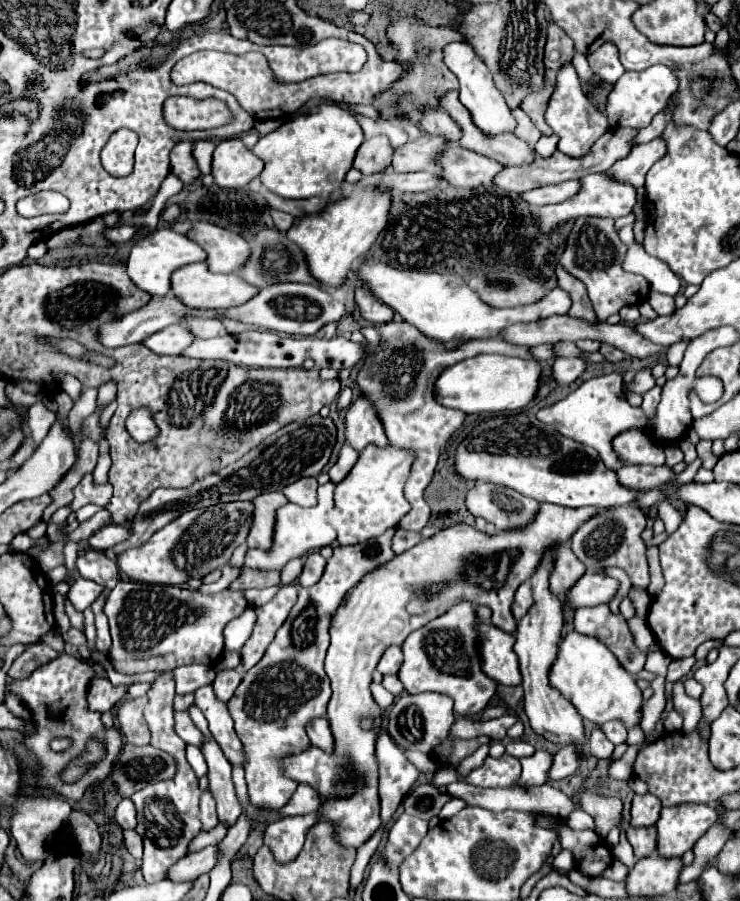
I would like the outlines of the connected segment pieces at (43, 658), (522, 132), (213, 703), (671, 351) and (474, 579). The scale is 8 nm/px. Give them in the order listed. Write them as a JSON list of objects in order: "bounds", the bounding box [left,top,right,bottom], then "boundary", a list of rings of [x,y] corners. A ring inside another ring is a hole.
[{"bounds":[10,643,58,679],"boundary":[[[34,643],[26,647],[26,651],[14,661],[10,667],[10,679],[26,679],[26,675],[32,675],[34,669],[38,669],[42,663],[50,663],[58,657],[58,651],[44,643]]]},{"bounds":[512,109,542,147],"boundary":[[[514,109],[512,113],[514,113],[516,121],[518,121],[518,127],[516,127],[514,135],[520,137],[520,139],[524,139],[524,141],[528,141],[530,147],[534,147],[536,141],[542,137],[542,133],[532,125],[532,121],[526,117],[526,113],[522,109]]]},{"bounds":[194,685,244,767],"boundary":[[[212,685],[200,687],[194,691],[194,703],[202,709],[204,717],[208,719],[208,729],[212,733],[212,737],[218,741],[218,745],[222,747],[226,759],[232,765],[240,765],[244,767],[244,747],[234,731],[234,723],[232,717],[228,713],[226,703],[218,701],[214,697]]]},{"bounds":[667,341,687,366],"boundary":[[[680,341],[669,347],[667,352],[667,361],[669,365],[678,366],[681,363],[686,347],[687,343],[684,341]]]},{"bounds":[322,503,602,849],"boundary":[[[540,503],[538,515],[530,521],[530,527],[522,527],[522,531],[498,531],[494,535],[486,535],[472,525],[458,523],[396,555],[386,565],[366,573],[362,581],[348,591],[346,607],[340,605],[330,621],[326,675],[330,677],[332,697],[328,703],[328,719],[338,755],[350,757],[354,771],[364,779],[364,783],[354,797],[334,799],[322,807],[322,815],[334,825],[336,839],[342,845],[356,849],[380,827],[378,763],[374,755],[376,733],[364,731],[360,721],[362,715],[380,715],[380,707],[374,703],[370,693],[370,683],[372,671],[376,669],[382,653],[390,645],[402,645],[412,631],[430,623],[460,601],[488,605],[492,609],[492,623],[514,635],[514,627],[518,625],[512,615],[514,591],[536,573],[546,551],[566,543],[570,535],[574,535],[590,515],[598,515],[598,511],[602,509],[570,509]]]}]

